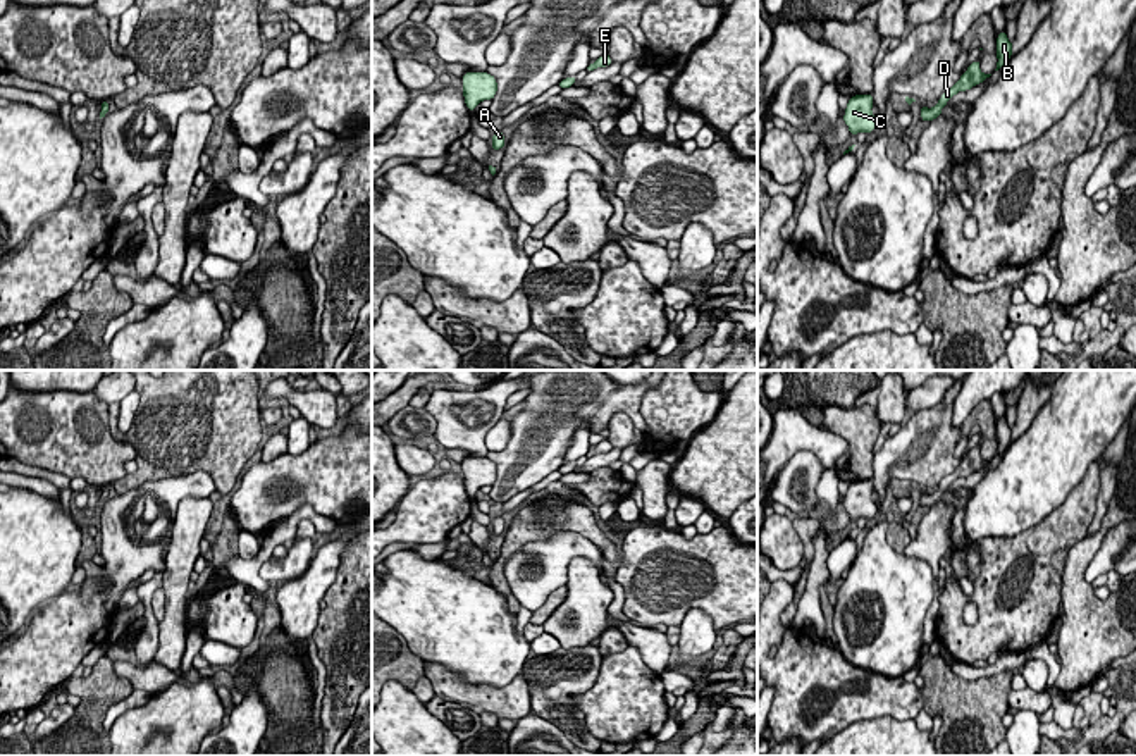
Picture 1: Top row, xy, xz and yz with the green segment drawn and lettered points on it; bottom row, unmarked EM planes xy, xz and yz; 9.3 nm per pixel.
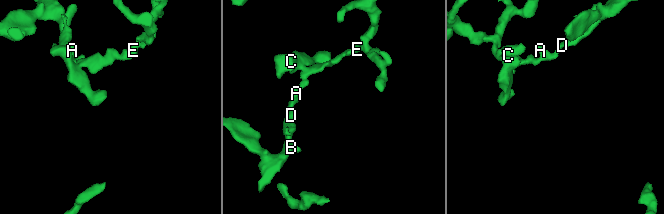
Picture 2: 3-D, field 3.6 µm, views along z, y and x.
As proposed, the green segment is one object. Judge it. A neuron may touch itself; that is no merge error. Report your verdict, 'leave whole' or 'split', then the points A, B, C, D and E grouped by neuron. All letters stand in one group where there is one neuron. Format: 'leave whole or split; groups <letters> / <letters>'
split; groups A C E / B D

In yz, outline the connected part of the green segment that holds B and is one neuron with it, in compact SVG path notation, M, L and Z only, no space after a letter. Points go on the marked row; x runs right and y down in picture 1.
M1002 31L998 36L997 36L997 69L998 71L1000 67L1005 67L1007 62L1010 60L1010 55L1012 55L1012 41L1007 38L1007 31Z

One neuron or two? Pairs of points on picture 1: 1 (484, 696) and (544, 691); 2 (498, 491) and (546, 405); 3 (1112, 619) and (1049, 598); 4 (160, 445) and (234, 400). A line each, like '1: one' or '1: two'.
1: two
2: one
3: two
4: one

